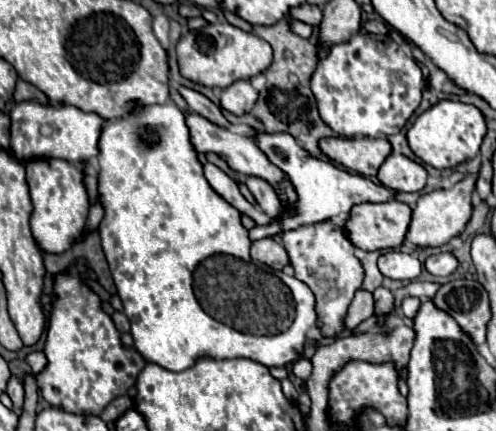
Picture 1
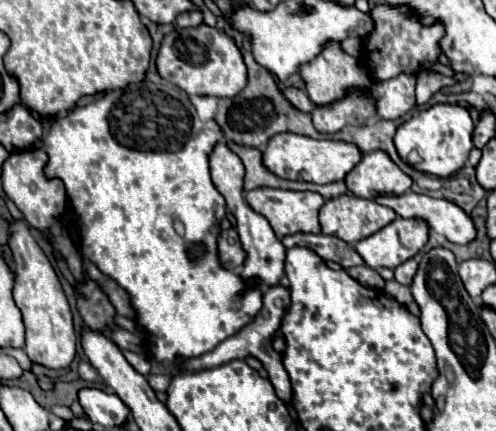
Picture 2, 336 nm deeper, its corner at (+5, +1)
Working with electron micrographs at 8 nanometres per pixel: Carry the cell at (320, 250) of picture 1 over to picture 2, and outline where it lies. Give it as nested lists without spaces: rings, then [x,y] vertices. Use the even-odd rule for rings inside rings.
[[[276,284],[276,286],[266,286],[262,290],[264,294],[264,308],[260,310],[260,314],[254,318],[254,322],[250,322],[248,326],[244,326],[238,334],[234,334],[232,338],[224,340],[220,346],[216,346],[216,350],[200,356],[200,358],[190,358],[190,360],[184,360],[184,366],[188,370],[202,370],[202,368],[214,368],[214,366],[222,366],[230,360],[242,360],[242,358],[248,358],[248,356],[254,356],[258,358],[264,368],[268,370],[268,378],[278,394],[278,398],[282,398],[286,404],[292,404],[292,388],[290,388],[290,378],[288,378],[288,372],[284,370],[284,364],[282,364],[282,356],[272,348],[272,342],[274,342],[274,336],[276,332],[280,330],[282,326],[282,318],[284,314],[288,312],[290,308],[290,288],[284,286],[284,284]]]

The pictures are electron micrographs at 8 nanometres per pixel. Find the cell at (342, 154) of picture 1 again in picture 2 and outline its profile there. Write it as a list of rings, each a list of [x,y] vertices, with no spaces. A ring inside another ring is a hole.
[[[276,134],[264,150],[264,164],[270,172],[280,178],[306,180],[316,184],[328,184],[344,180],[346,174],[362,160],[362,152],[356,144],[334,142],[334,140],[314,140],[302,134]]]

